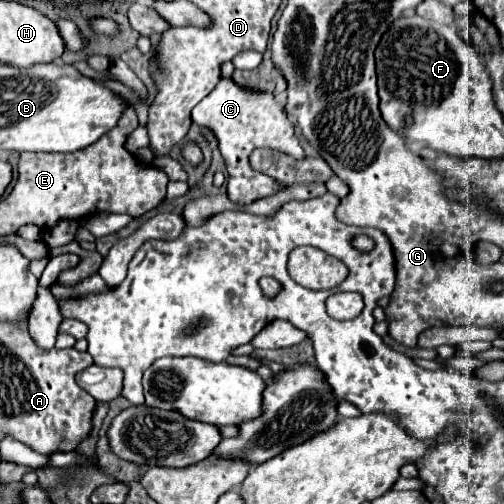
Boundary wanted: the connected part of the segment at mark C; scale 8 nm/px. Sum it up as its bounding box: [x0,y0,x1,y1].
[192,78,304,204]

